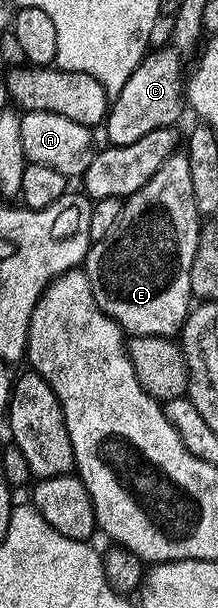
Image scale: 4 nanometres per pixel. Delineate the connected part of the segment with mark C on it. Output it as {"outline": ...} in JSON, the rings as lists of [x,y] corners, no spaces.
{"outline":[[[161,49],[158,53],[150,52],[139,63],[139,67],[127,79],[127,87],[123,87],[121,93],[116,94],[115,102],[107,116],[107,126],[109,125],[109,141],[115,145],[126,145],[135,143],[135,139],[143,139],[147,131],[156,129],[168,129],[176,126],[177,120],[181,117],[181,112],[187,109],[187,81],[181,78],[181,53],[177,49]]]}

